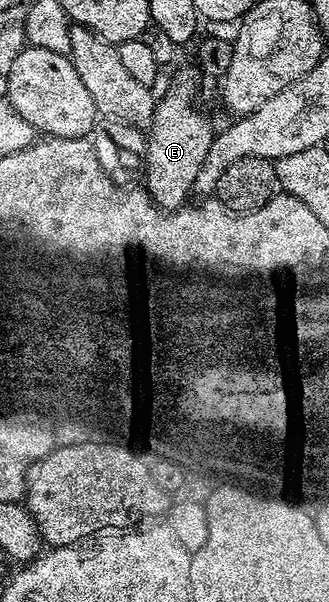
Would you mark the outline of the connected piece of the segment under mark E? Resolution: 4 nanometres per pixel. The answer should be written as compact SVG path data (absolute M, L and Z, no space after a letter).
M184 76L176 80L168 88L168 93L156 101L156 113L147 133L148 155L146 157L146 173L148 172L147 191L152 193L152 199L157 205L168 210L175 210L185 203L184 200L195 189L198 170L202 170L202 162L206 162L206 150L210 150L214 128L208 125L208 120L196 109L196 80L192 76Z

